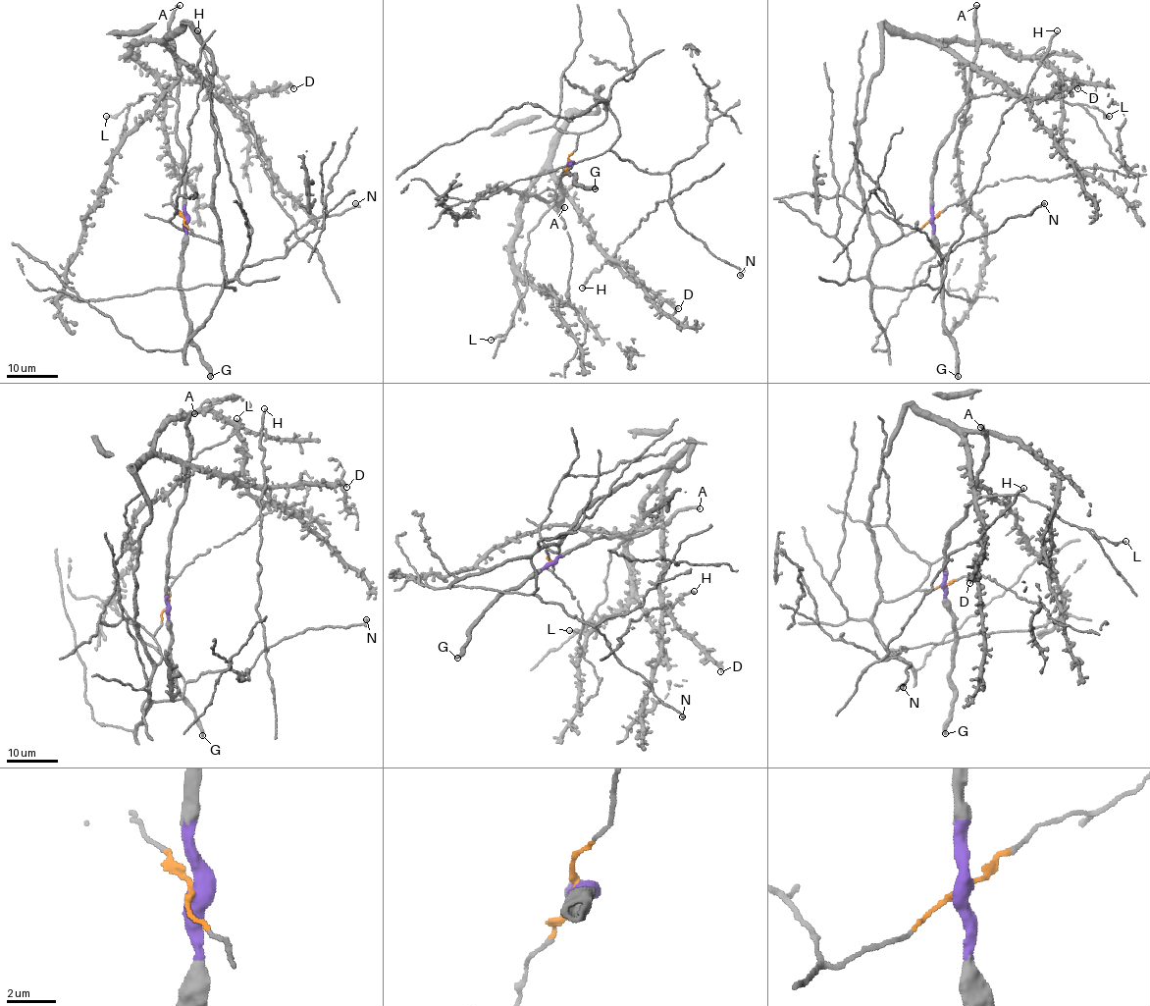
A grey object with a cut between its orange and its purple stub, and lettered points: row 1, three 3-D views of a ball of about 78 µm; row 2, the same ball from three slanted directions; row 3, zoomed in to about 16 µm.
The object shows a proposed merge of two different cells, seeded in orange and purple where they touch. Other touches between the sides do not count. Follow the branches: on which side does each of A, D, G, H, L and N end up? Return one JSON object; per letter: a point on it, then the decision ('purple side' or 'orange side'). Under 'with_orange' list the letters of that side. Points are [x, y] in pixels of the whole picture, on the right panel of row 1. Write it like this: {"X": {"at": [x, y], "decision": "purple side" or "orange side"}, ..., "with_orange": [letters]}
{"A": {"at": [976, 5], "decision": "purple side"}, "D": {"at": [1077, 88], "decision": "orange side"}, "G": {"at": [958, 376], "decision": "purple side"}, "H": {"at": [1057, 30], "decision": "orange side"}, "L": {"at": [1109, 116], "decision": "purple side"}, "N": {"at": [1044, 203], "decision": "orange side"}, "with_orange": ["D", "H", "N"]}

